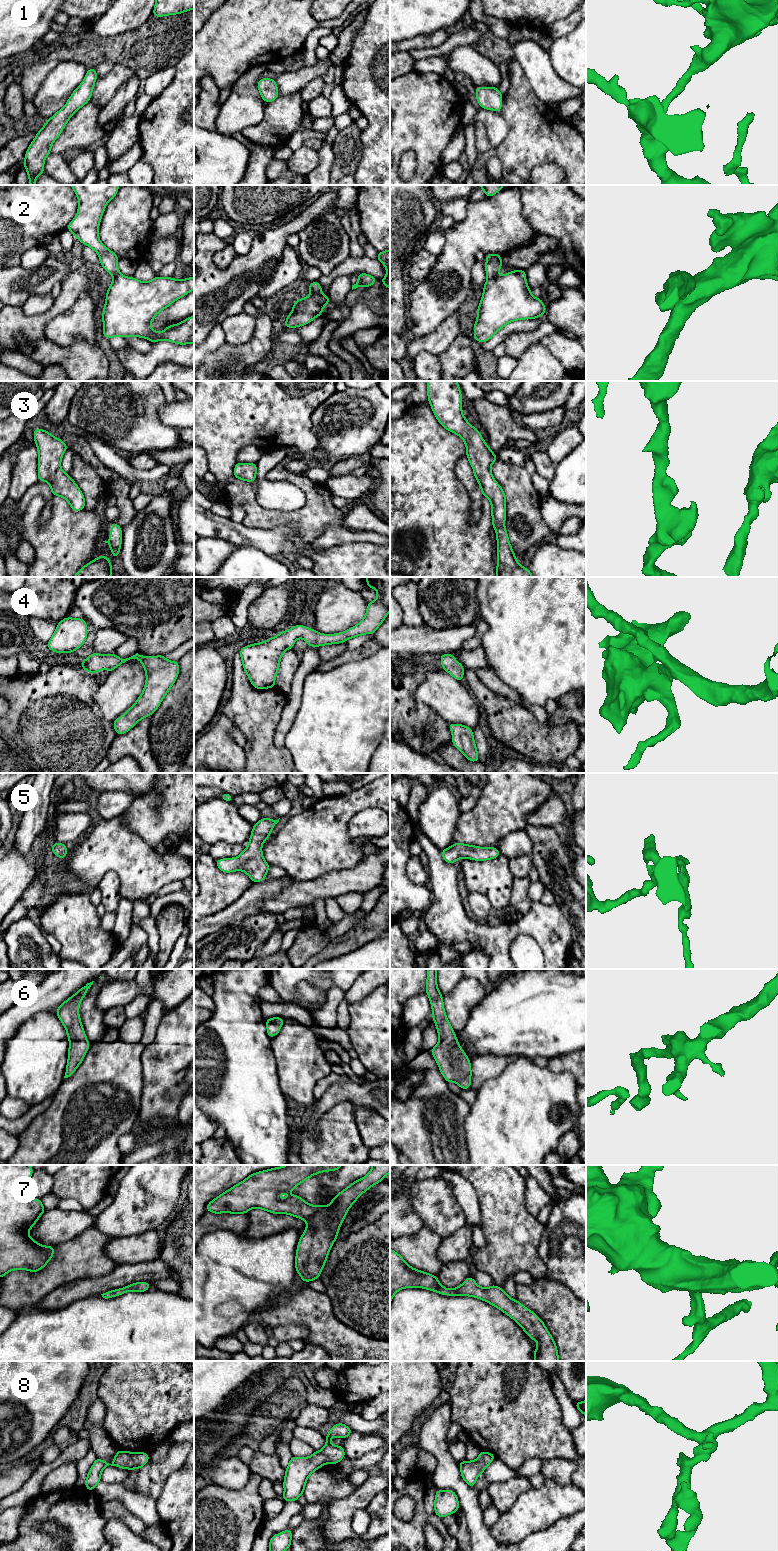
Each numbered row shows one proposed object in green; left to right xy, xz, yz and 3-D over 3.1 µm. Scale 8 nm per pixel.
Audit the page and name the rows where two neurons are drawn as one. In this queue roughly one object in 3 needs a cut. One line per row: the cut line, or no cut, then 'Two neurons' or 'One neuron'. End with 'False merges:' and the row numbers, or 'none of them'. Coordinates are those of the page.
1: No split. One neuron
2: No split. One neuron
3: No split. One neuron
4: No split. One neuron
5: No split. One neuron
6: No split. One neuron
7: No split. One neuron
8: No split. One neuron
False merges: none of them

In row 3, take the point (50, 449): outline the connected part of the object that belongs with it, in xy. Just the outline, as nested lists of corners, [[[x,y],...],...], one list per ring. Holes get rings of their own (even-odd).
[[[42,428],[33,431],[38,449],[38,481],[46,481],[53,496],[66,499],[72,510],[85,508],[84,494],[69,474],[61,468],[61,460],[68,445]]]

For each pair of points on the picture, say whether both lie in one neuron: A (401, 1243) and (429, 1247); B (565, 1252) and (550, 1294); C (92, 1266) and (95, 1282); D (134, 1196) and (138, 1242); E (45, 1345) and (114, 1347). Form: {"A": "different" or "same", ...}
{"A": "same", "B": "different", "C": "different", "D": "different", "E": "same"}

